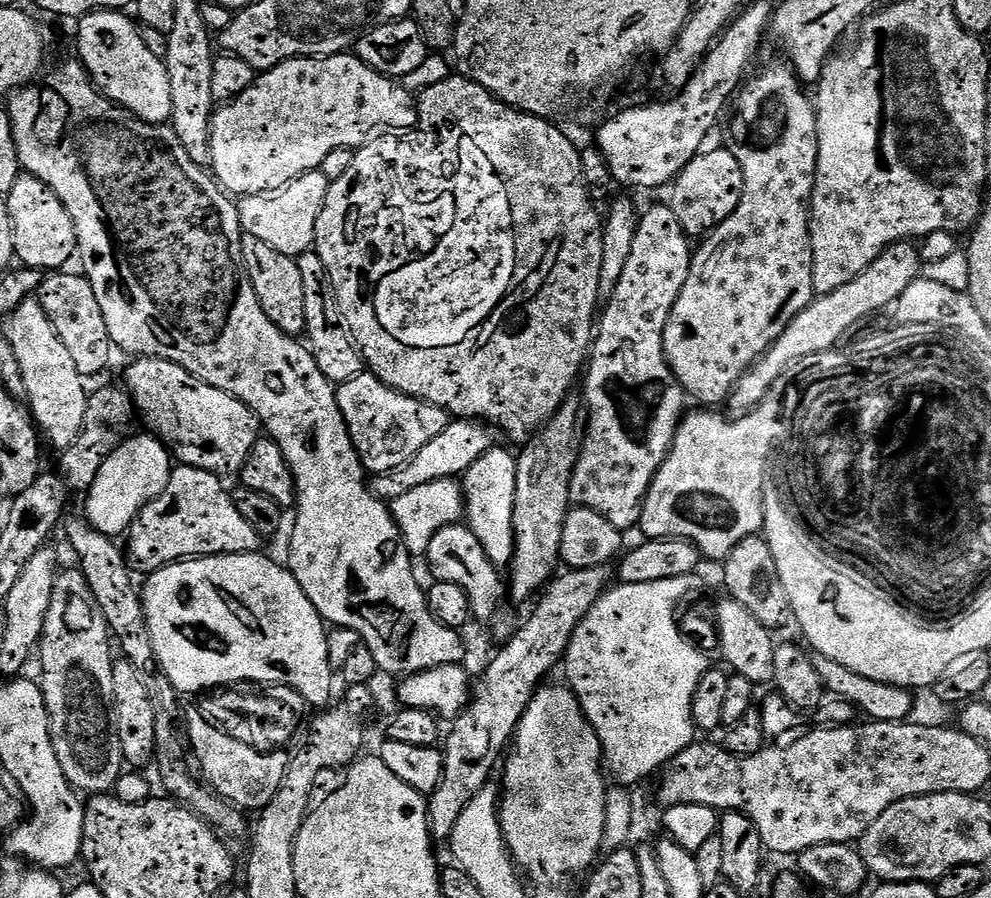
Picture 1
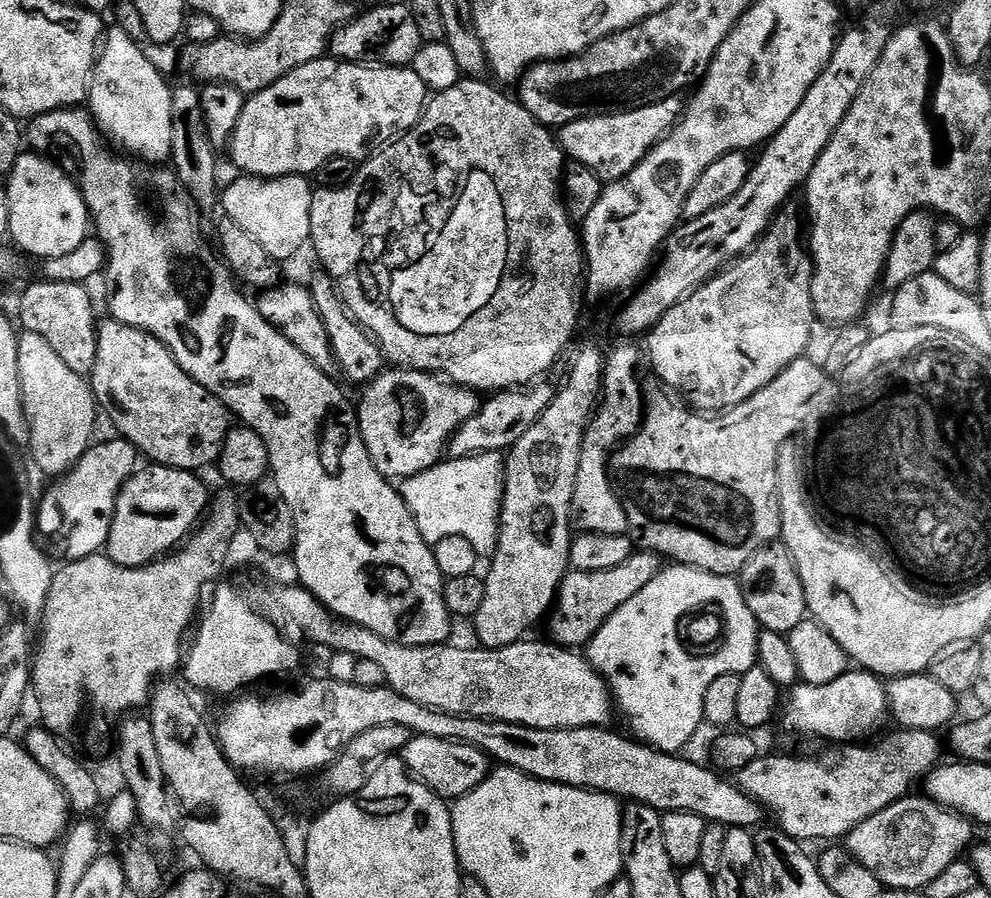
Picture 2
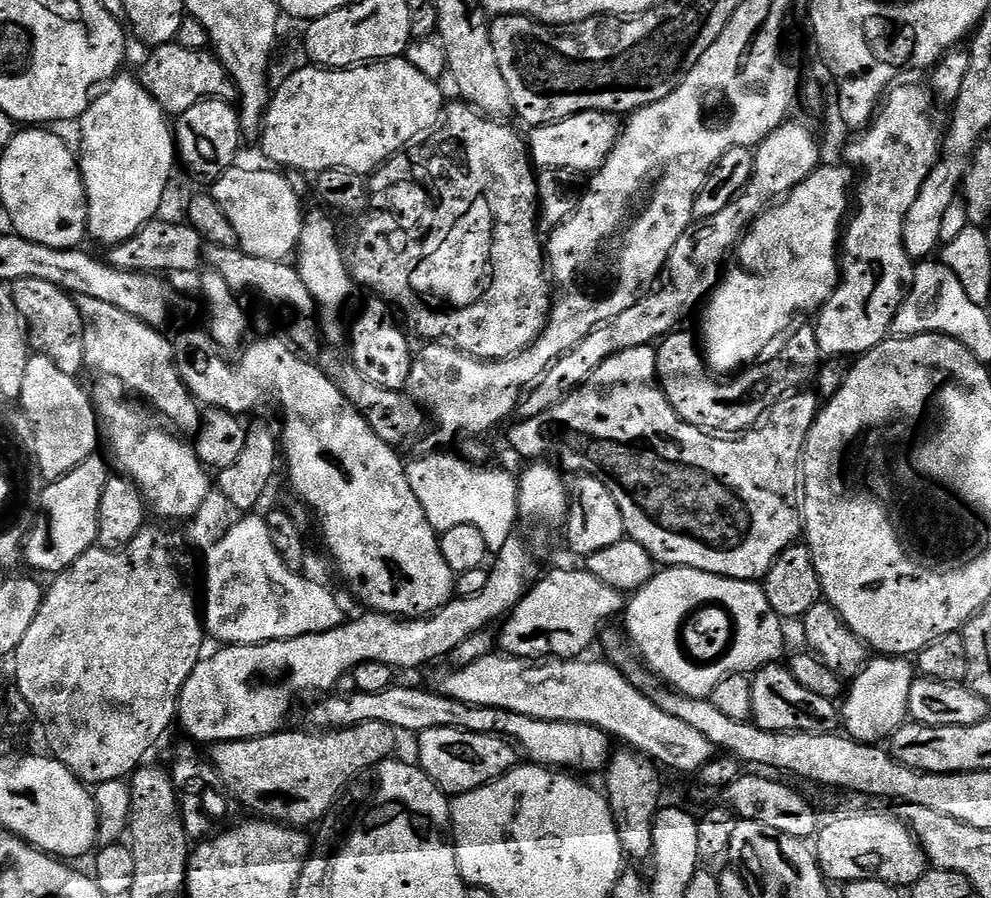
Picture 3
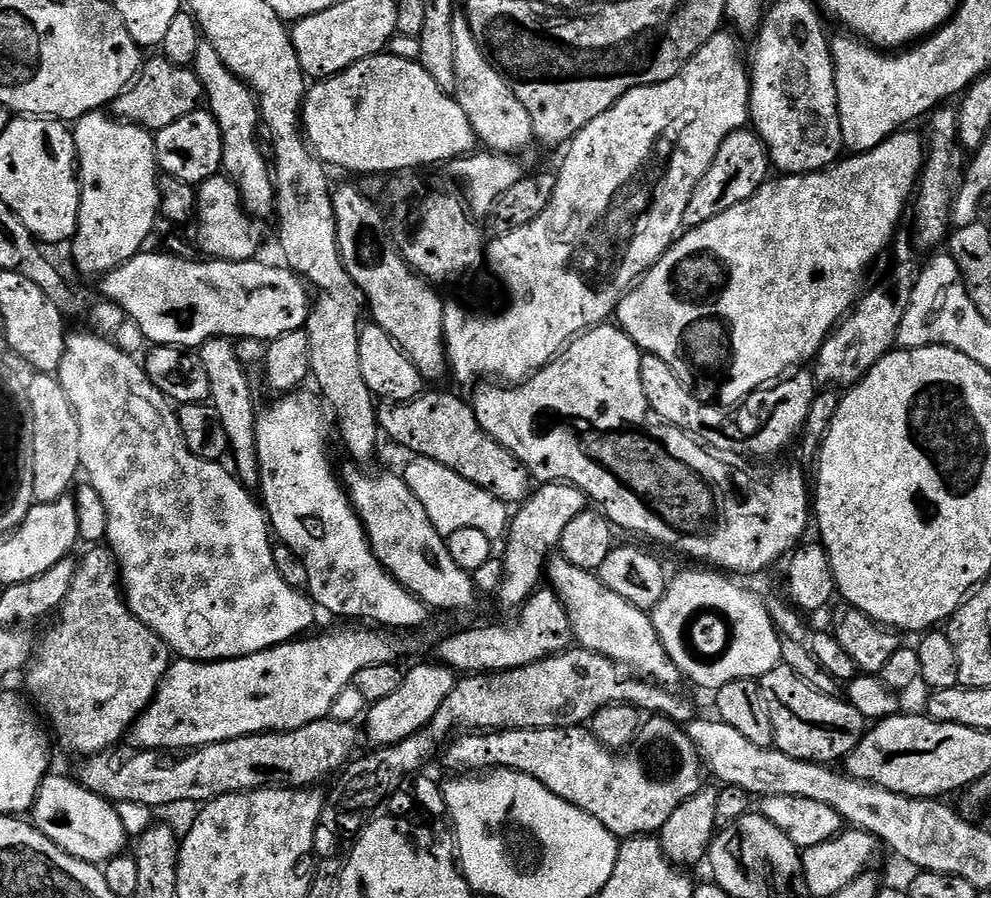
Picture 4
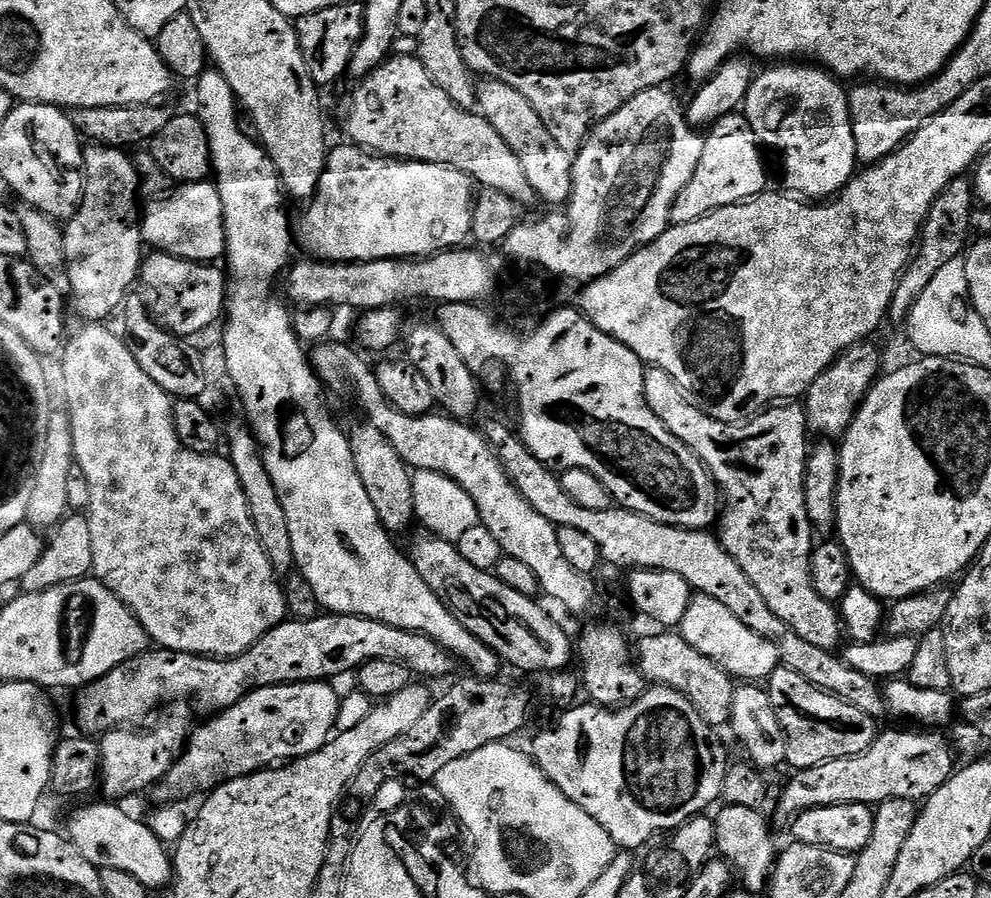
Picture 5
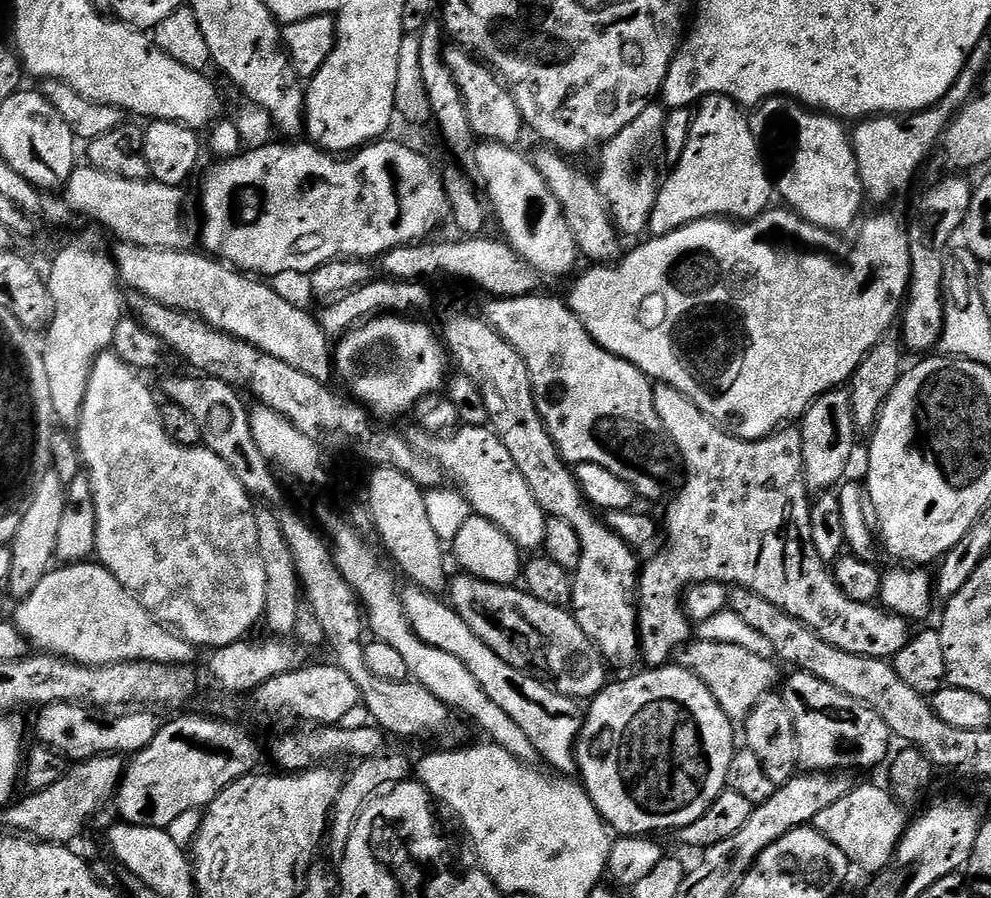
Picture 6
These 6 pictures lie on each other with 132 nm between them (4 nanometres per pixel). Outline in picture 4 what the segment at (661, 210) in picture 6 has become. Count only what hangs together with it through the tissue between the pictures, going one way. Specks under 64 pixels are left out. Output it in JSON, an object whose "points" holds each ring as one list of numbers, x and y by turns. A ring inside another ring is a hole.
{"points":[[741,130,730,134,726,142,722,142,718,154,714,154,714,162,710,162,710,170,706,170,702,182,698,182,686,206,684,228,702,226,702,222,710,222,710,218,718,218,718,214,726,214,730,206,738,206,738,202,746,202,762,187,769,176,768,149,764,147,764,143,755,131]]}

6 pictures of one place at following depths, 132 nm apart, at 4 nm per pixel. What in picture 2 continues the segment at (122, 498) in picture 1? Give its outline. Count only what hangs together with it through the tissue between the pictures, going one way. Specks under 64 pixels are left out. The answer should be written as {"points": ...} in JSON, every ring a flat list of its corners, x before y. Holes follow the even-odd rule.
{"points":[[123,438,116,440,104,440,93,443,85,452,84,457,72,467,71,472,67,473,48,493,44,496,44,501,38,504,38,528,46,535,52,536,56,531,64,535,64,540,68,543,68,560,81,560,87,556,97,555,107,545,108,535,110,534,110,522,114,518,114,506,120,493,120,488,132,477,133,472,138,467,138,453,135,446,130,441]]}

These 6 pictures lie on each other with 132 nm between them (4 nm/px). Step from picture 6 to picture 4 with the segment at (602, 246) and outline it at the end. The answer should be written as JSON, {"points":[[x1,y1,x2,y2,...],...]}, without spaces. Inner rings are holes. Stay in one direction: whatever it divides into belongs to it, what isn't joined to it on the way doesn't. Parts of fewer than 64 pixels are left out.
{"points":[[457,14,454,18,454,72,456,74,456,101,466,110,470,126,476,131,476,139,485,149,495,150,500,154,520,154,528,143,533,143,534,133,530,114,508,85,503,72,488,59,480,49,480,43,468,25,467,15]]}

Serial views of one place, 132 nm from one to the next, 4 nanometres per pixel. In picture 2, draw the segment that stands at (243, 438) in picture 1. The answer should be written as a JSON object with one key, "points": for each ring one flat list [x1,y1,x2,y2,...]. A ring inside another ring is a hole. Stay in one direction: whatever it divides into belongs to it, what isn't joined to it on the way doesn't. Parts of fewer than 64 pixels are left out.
{"points":[[104,318,99,321,96,333,98,334,98,358,94,358,94,370,90,377,90,387,93,396,96,398,97,405,102,409,103,415,105,412,112,419,113,426,120,431,117,433,123,439,130,441,141,457,149,456,147,459,154,464,181,468,187,472,196,472,201,470,200,468,206,467,207,464,215,465,220,459,220,451,230,427,230,413,225,404,217,396,210,394,210,390,206,390,198,382,194,382,194,378,190,378,190,374,186,374,182,370,182,366,178,366,178,362,172,356,172,351,158,338,151,336,149,332,144,332,142,329,134,326,126,326,122,322,111,318]]}

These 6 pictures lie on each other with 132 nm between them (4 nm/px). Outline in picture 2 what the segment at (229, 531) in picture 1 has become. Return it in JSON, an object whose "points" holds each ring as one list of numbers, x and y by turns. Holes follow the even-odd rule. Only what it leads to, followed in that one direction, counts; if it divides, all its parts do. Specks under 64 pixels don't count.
{"points":[[154,463,147,467,137,467,116,499,106,554,118,566,141,568,179,548,196,531,210,508,208,488,196,472]]}

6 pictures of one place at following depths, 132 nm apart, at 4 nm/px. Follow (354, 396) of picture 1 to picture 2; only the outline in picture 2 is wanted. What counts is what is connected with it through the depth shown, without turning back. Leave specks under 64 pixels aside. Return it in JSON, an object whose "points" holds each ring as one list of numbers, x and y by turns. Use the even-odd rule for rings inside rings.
{"points":[[399,366,391,370,381,372,378,379,372,380,361,391,364,393,360,396,360,404,358,400,356,421,360,423,362,442,370,454,370,462,374,462,378,474,396,482,440,463,448,441,462,426,462,422,466,422,466,418,474,418,482,400,473,389,445,382,439,375,430,372,415,372,412,368]]}

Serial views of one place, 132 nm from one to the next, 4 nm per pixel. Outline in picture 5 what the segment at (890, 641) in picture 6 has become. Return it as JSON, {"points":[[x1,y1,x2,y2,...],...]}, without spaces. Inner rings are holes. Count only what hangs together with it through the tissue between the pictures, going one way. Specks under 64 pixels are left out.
{"points":[[655,366,644,369,644,393,646,406,654,410,656,417,686,447,702,461,708,469,708,475,716,482,722,493,722,511,718,517,718,535,722,546,746,570,746,578,762,590,762,598,766,598,766,606,798,634,798,638,810,642,814,646,822,646,822,650,831,652,839,649,840,634,842,638,842,621,837,605,831,600,822,598,818,590,814,590,812,577,812,549,814,547,814,529,804,497,804,475,810,451,810,429,808,413,800,402,780,402,769,406,759,414,745,419,739,424,727,424,718,418,710,418,700,405,693,402,688,393,666,374,666,370]]}

